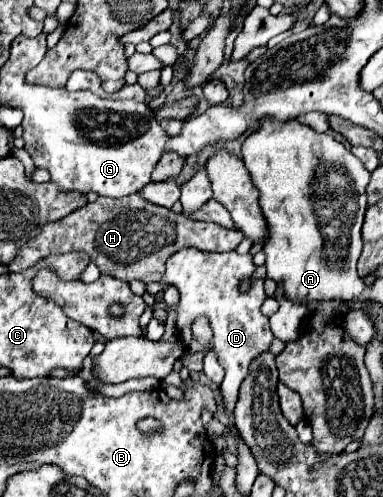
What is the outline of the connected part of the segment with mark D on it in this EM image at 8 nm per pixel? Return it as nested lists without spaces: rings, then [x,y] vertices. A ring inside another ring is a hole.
[[[183,248],[183,250],[179,250],[177,254],[173,254],[167,260],[167,270],[165,270],[165,276],[163,276],[163,284],[167,282],[167,284],[175,286],[179,290],[179,294],[181,294],[181,300],[177,304],[175,326],[177,326],[177,336],[185,344],[185,350],[187,352],[199,352],[203,348],[191,336],[191,324],[193,324],[193,320],[197,316],[207,316],[209,322],[211,322],[211,328],[215,332],[215,336],[213,336],[213,352],[217,354],[217,360],[219,360],[219,364],[225,370],[225,380],[221,384],[221,394],[223,394],[223,406],[225,406],[227,416],[229,416],[229,424],[227,426],[235,426],[235,422],[233,422],[235,400],[239,396],[241,382],[247,378],[251,360],[255,360],[255,356],[261,356],[263,352],[267,352],[271,348],[271,342],[273,342],[273,334],[269,330],[269,318],[261,314],[261,304],[267,298],[265,296],[265,290],[263,290],[263,280],[251,280],[253,272],[255,272],[255,266],[253,266],[253,260],[249,256],[239,256],[237,252],[217,254],[217,252],[199,252],[195,248]],[[241,280],[251,280],[251,284],[249,284],[249,288],[245,292],[239,292]]]

